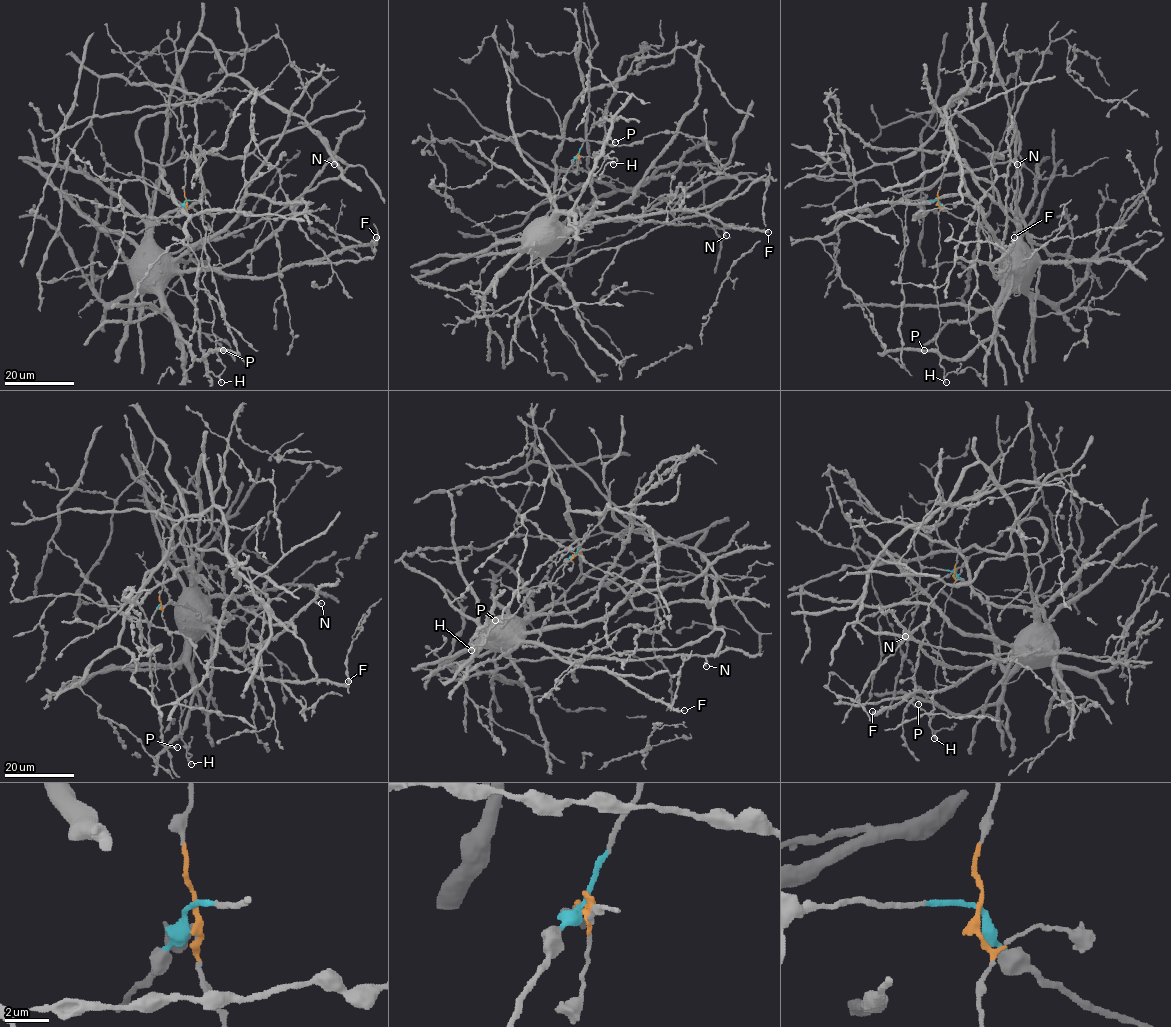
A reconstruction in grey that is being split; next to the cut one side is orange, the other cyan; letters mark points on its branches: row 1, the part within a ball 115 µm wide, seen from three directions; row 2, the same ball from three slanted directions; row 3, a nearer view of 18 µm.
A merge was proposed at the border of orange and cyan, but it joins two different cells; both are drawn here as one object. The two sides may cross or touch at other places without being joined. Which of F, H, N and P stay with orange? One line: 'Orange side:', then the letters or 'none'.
Orange side: H

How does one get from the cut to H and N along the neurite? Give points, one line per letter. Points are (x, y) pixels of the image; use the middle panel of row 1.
H: (577, 156), (595, 158), (595, 152), (606, 158), (608, 154), (617, 159), (613, 164)
N: (577, 156), (566, 173), (563, 189), (576, 202), (583, 226), (636, 219), (716, 225), (726, 236)

